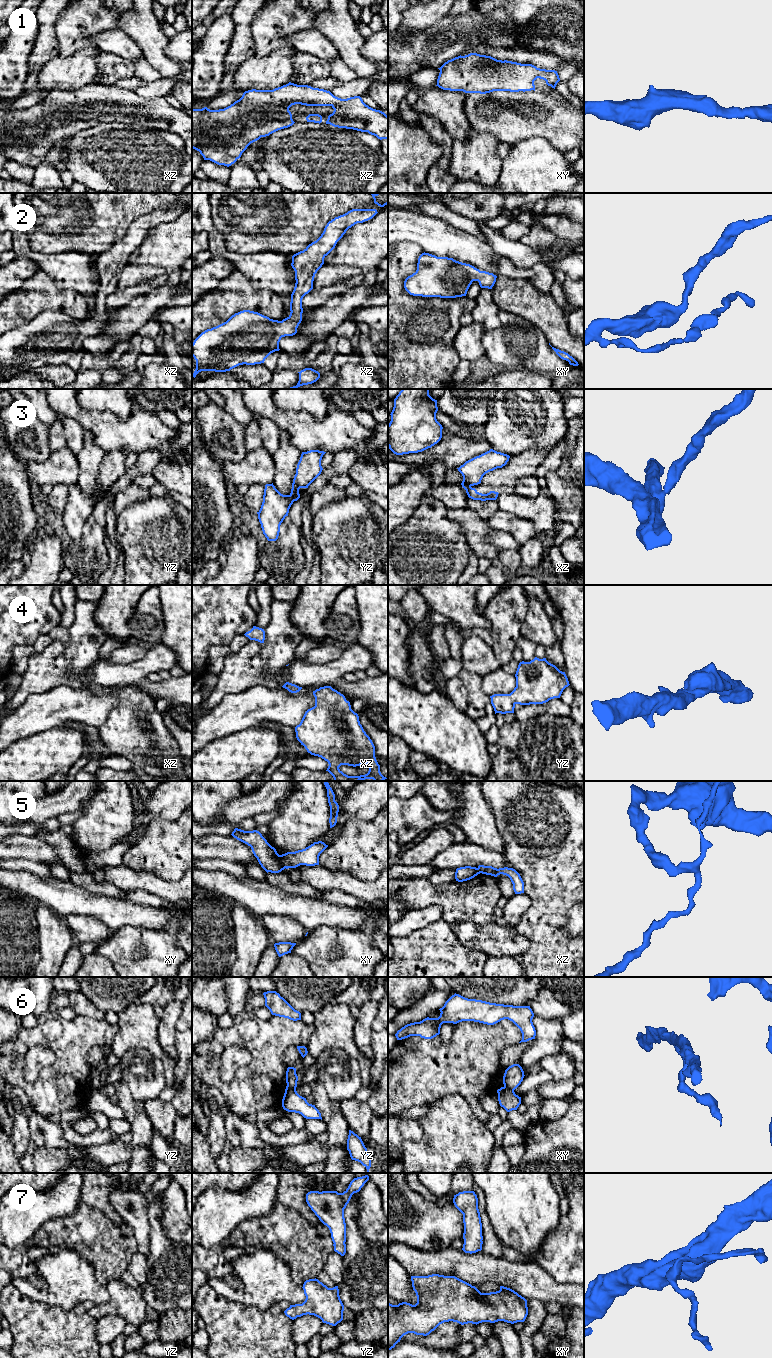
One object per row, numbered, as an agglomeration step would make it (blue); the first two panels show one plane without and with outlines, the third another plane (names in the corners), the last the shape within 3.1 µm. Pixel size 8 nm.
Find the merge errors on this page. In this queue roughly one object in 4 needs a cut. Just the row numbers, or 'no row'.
3, 5, 6

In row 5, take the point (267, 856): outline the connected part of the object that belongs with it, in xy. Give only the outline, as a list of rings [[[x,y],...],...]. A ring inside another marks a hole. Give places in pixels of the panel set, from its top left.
[[[235,828],[231,835],[251,847],[254,856],[267,873],[279,873],[285,869],[276,849],[267,842],[259,831],[244,831]]]

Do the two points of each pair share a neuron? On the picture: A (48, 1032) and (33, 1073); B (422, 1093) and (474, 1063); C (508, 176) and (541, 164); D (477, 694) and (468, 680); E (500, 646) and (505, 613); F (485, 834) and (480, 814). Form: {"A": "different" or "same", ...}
{"A": "different", "B": "same", "C": "same", "D": "same", "E": "same", "F": "same"}

